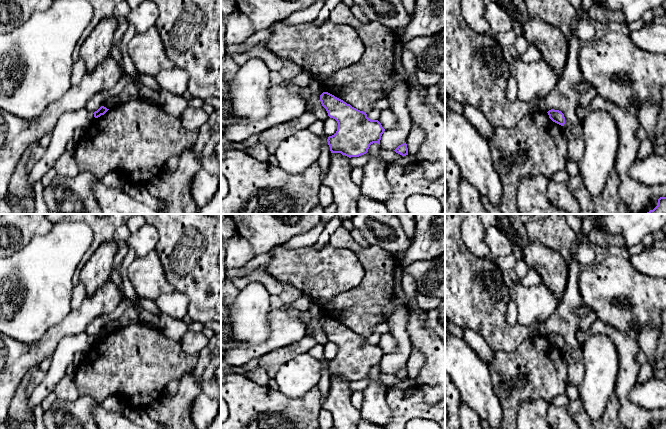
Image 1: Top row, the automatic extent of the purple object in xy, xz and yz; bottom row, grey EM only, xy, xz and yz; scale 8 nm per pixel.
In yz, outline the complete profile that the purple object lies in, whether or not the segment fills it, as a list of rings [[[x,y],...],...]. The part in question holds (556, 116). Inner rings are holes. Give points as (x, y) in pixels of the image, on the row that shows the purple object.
[[[551,109],[547,113],[549,115],[549,118],[553,122],[555,122],[555,123],[557,123],[557,124],[559,124],[561,126],[564,126],[564,124],[565,124],[565,117],[564,117],[564,114],[561,111]]]

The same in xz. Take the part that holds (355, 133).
[[[328,92],[320,95],[320,101],[328,116],[338,123],[336,133],[327,139],[331,153],[341,153],[349,158],[359,157],[368,152],[371,144],[380,145],[385,129],[378,120],[369,119],[366,112]]]

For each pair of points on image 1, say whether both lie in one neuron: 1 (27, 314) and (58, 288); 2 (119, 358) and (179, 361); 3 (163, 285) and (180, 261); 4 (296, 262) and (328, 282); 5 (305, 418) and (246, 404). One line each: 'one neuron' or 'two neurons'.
1: one neuron
2: one neuron
3: two neurons
4: one neuron
5: one neuron

